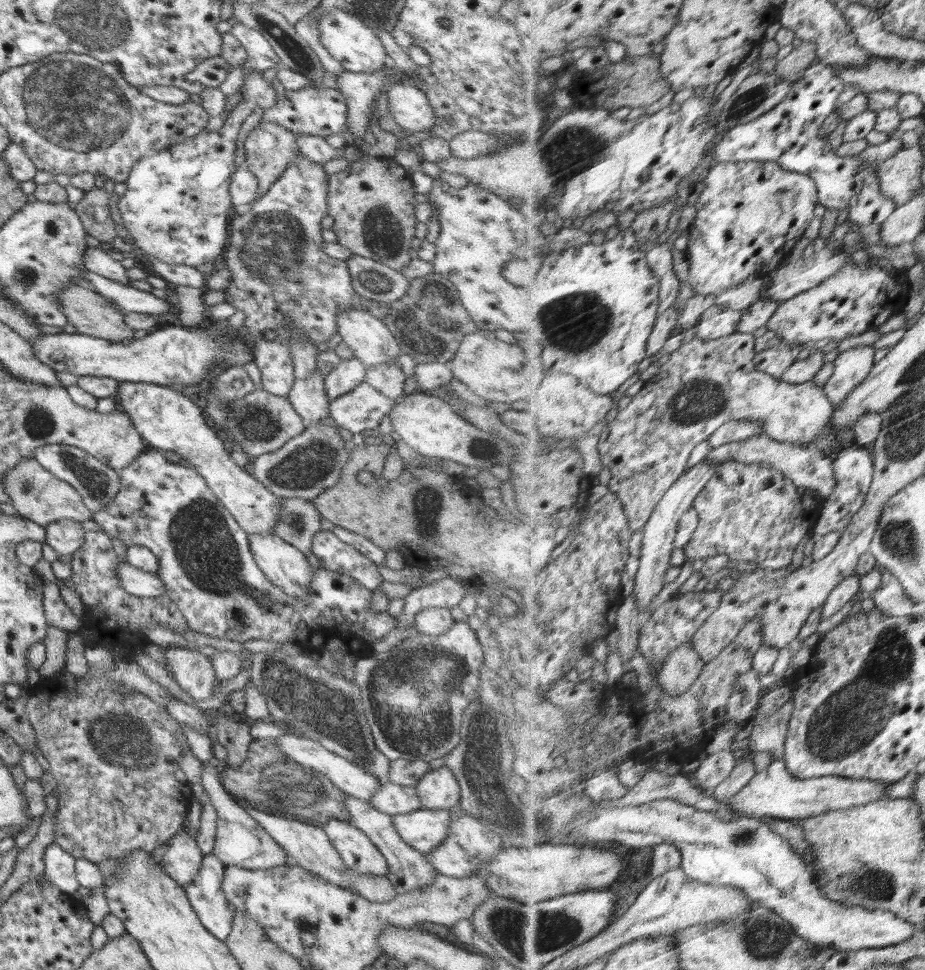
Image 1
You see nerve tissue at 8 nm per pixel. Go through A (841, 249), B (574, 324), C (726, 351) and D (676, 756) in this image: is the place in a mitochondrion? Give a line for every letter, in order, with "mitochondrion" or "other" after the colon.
A: other
B: mitochondrion
C: other
D: other

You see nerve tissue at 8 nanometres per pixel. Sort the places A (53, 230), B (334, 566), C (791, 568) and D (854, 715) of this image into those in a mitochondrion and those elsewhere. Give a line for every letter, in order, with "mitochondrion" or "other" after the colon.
A: mitochondrion
B: other
C: other
D: mitochondrion

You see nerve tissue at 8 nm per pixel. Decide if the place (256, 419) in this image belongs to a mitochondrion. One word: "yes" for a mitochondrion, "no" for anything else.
yes

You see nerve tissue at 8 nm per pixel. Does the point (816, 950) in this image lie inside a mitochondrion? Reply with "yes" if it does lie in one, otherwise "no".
no

